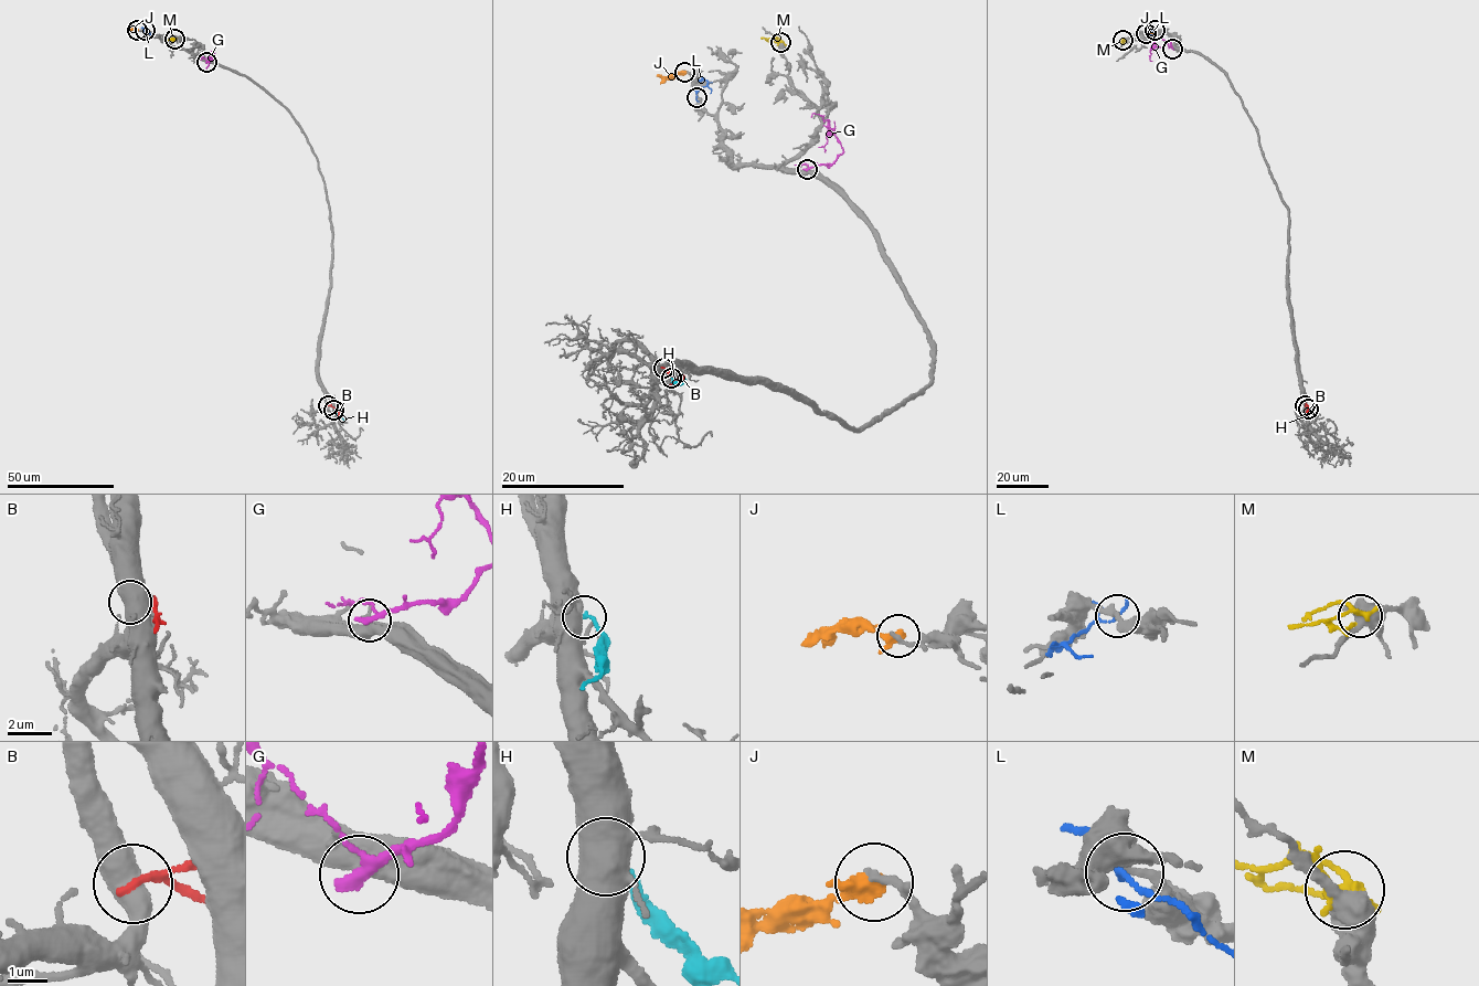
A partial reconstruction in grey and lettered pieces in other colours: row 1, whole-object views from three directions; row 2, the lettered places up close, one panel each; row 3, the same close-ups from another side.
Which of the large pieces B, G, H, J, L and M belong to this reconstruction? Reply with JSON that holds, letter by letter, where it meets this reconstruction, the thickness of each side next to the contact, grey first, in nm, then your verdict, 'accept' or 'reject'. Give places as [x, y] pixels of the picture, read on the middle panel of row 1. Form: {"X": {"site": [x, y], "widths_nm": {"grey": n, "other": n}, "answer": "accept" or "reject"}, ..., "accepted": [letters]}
{"B": {"site": [663, 368], "widths_nm": {"grey": 600, "other": 150}, "answer": "reject"}, "G": {"site": [807, 169], "widths_nm": {"grey": 550, "other": 240}, "answer": "reject"}, "H": {"site": [671, 378], "widths_nm": {"grey": 750, "other": 180}, "answer": "reject"}, "J": {"site": [684, 72], "widths_nm": {"grey": 200, "other": 480}, "answer": "reject"}, "L": {"site": [697, 97], "widths_nm": {"grey": 240, "other": 100}, "answer": "reject"}, "M": {"site": [780, 42], "widths_nm": {"grey": 600, "other": 200}, "answer": "reject"}, "accepted": []}

